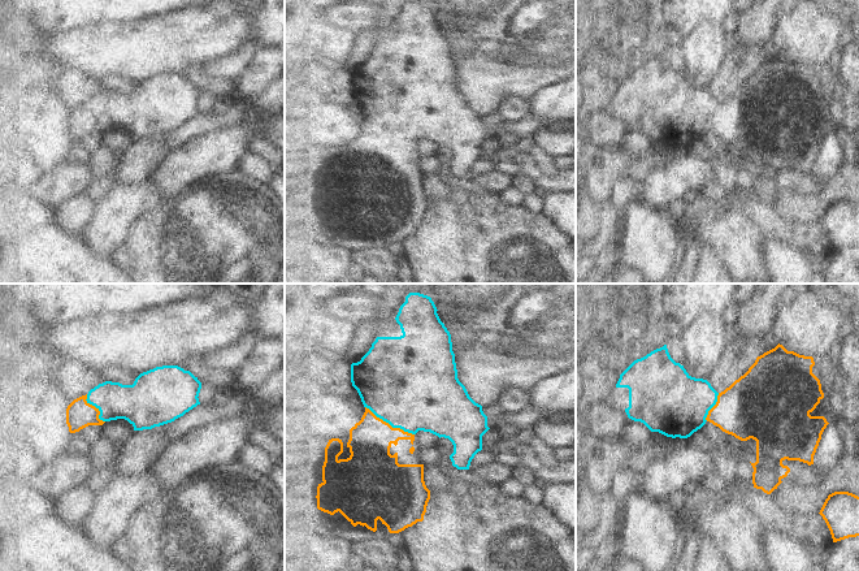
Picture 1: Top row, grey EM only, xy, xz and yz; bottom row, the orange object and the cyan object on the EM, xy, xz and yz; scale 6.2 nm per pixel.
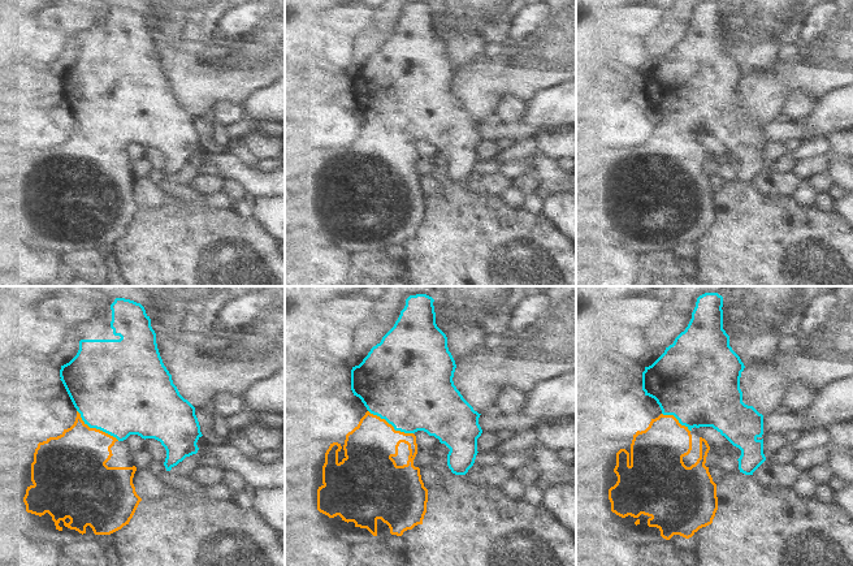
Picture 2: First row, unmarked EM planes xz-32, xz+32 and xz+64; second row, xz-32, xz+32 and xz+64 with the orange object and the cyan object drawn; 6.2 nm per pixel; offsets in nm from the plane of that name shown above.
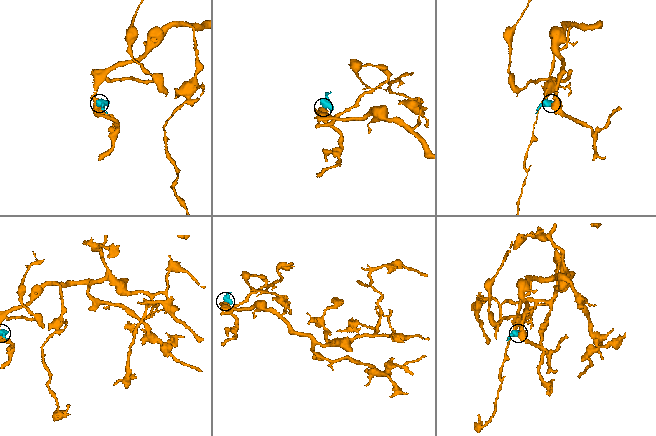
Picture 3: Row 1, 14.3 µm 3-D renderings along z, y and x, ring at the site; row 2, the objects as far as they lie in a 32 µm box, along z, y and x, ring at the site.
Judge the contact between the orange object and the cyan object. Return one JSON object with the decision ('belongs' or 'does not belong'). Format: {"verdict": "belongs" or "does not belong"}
{"verdict": "belongs"}

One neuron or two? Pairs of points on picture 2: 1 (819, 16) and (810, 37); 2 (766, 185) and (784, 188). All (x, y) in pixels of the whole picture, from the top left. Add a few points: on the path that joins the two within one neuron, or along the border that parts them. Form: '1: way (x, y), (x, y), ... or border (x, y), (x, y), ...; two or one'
1: way (817, 21), (812, 31); one
2: way (770, 185), (780, 185); one

